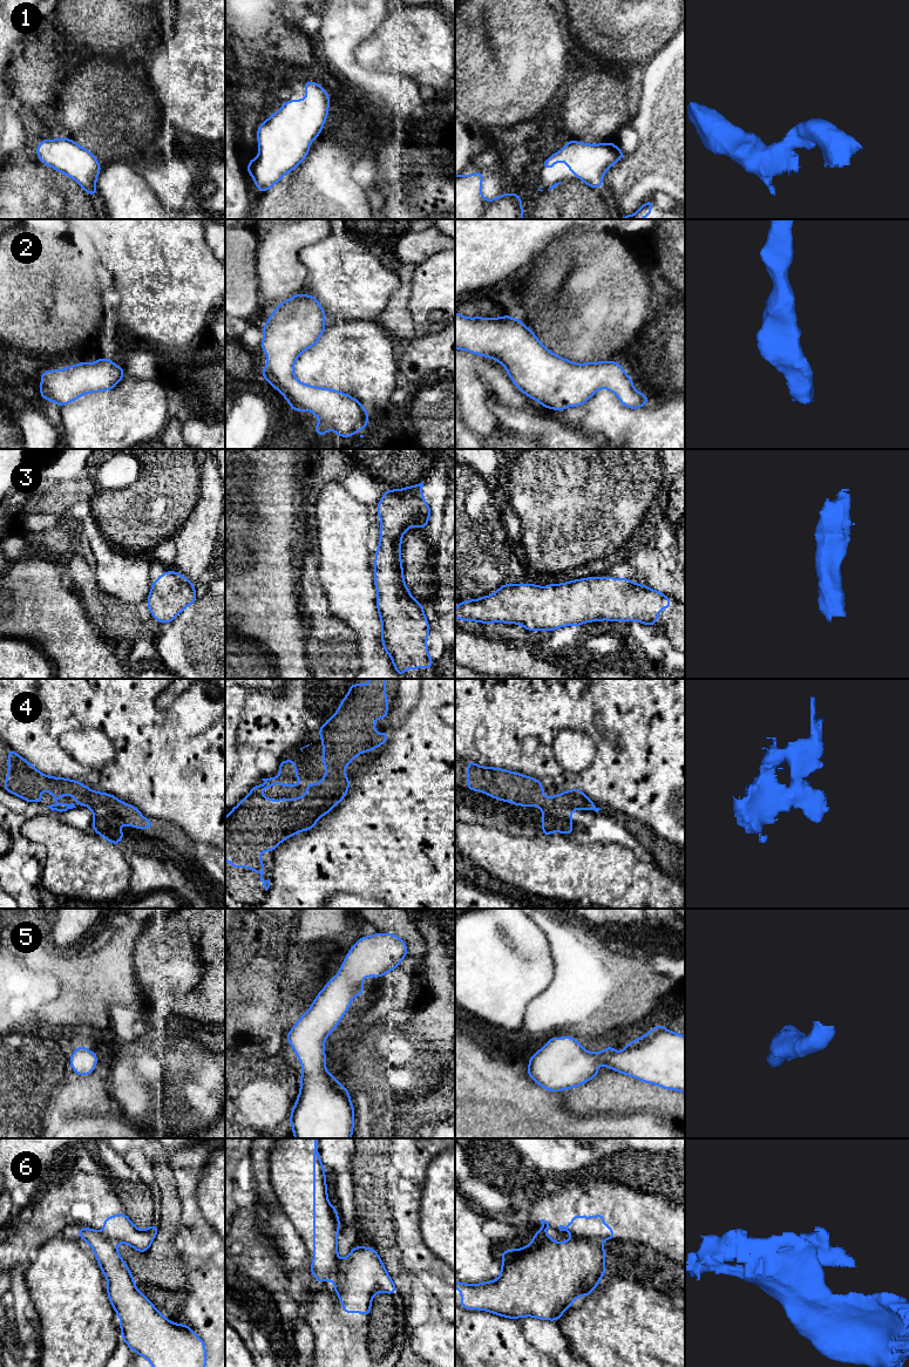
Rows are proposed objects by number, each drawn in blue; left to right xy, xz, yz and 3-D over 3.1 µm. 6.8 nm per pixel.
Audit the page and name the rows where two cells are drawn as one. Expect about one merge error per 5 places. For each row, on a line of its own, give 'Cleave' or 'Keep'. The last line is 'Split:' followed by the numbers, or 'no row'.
1: Keep
2: Keep
3: Keep
4: Keep
5: Keep
6: Cleave
Split: 6

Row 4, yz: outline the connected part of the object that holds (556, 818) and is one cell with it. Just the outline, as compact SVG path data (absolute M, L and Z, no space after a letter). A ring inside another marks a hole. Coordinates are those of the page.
M468 760L467 777L468 790L511 802L516 807L542 807L542 836L548 836L554 831L574 835L571 814L576 808L596 812L602 810L579 789L569 789L544 800L544 788L537 778L502 768L480 767L470 760Z

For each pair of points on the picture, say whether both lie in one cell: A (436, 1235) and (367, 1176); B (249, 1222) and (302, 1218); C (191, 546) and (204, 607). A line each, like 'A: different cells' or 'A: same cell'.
A: different cells
B: different cells
C: different cells

